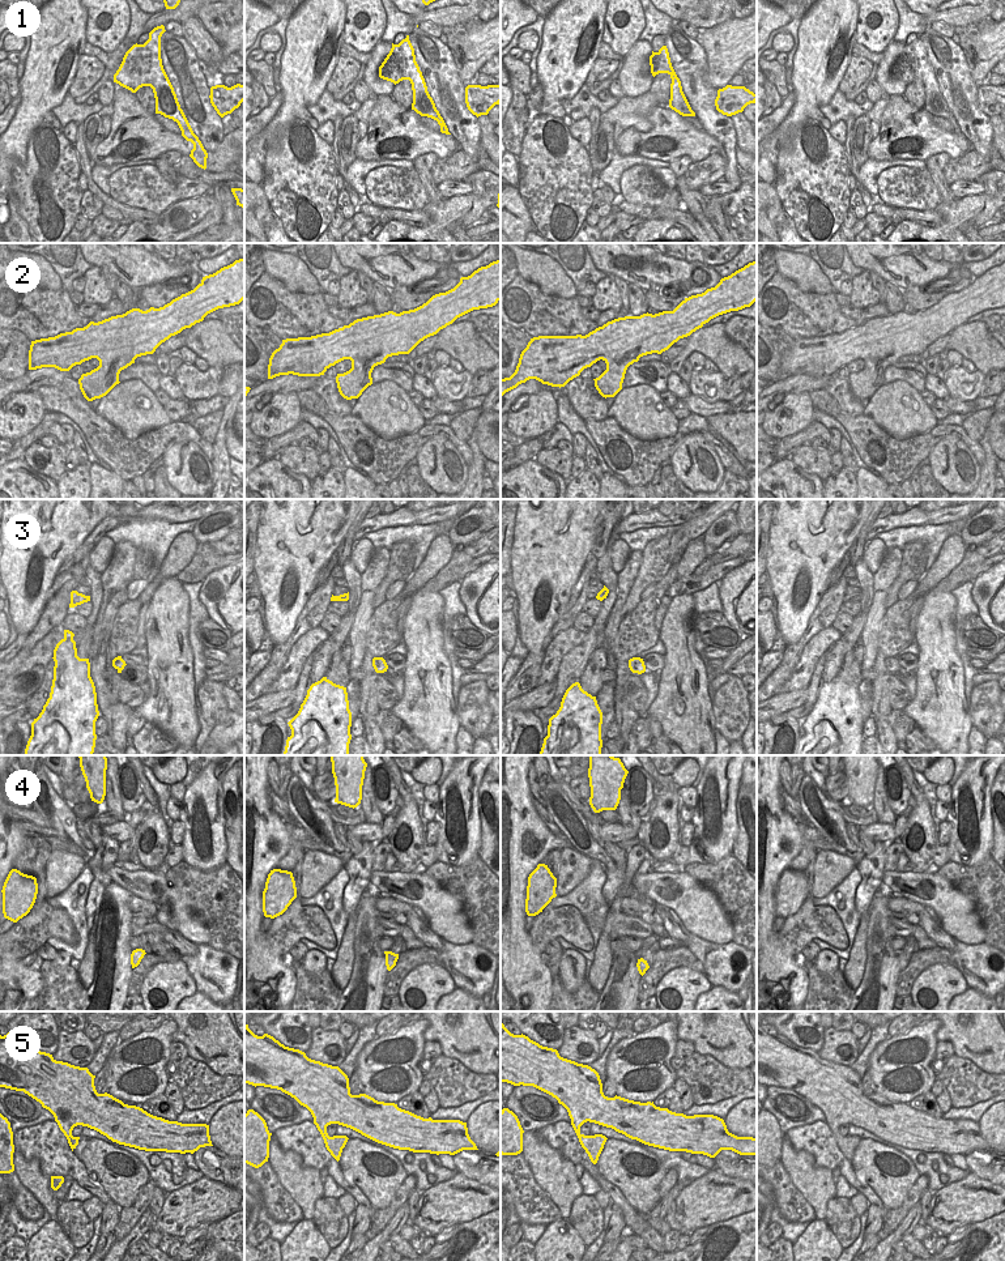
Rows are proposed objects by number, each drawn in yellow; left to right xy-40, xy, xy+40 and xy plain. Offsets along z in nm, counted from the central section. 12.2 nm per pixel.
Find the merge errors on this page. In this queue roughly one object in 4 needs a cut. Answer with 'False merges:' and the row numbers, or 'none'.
False merges: 1

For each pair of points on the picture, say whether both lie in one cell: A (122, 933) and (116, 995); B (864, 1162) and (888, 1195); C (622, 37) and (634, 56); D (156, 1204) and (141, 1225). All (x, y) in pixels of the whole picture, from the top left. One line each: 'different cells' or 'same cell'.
A: same cell
B: same cell
C: different cells
D: different cells

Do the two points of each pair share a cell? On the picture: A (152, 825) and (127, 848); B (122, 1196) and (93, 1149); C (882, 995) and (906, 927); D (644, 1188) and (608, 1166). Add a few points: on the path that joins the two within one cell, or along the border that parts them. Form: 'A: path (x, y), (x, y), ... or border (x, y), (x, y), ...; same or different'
A: border (132, 838), (136, 846); different
B: path (118, 1184), (109, 1175), (101, 1161); same
C: border (891, 916), (889, 932), (894, 936); different
D: path (635, 1180), (630, 1180), (617, 1167); same

